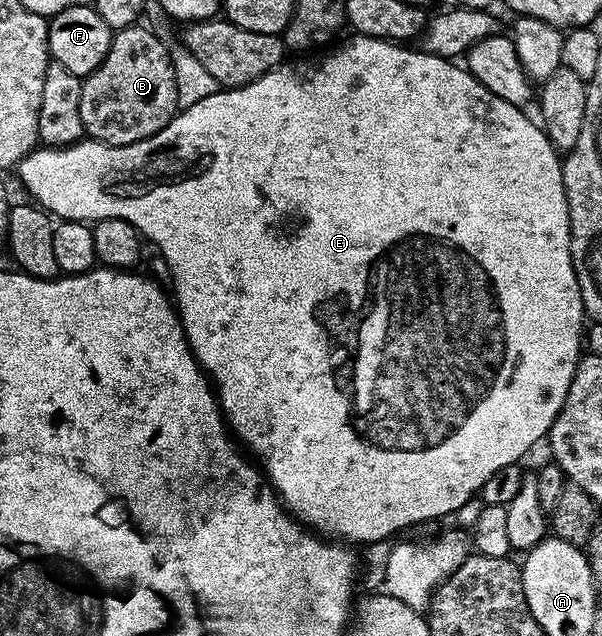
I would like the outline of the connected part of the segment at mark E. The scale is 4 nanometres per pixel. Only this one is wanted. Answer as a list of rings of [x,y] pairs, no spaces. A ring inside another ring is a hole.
[[[355,34],[353,38],[351,43],[342,43],[335,51],[327,50],[327,55],[315,63],[287,62],[242,87],[219,89],[212,97],[204,97],[204,101],[196,101],[196,105],[181,108],[174,120],[164,129],[160,129],[160,133],[144,141],[136,141],[123,147],[110,147],[106,143],[86,137],[69,147],[39,146],[18,162],[16,174],[22,178],[27,193],[31,195],[29,198],[41,204],[51,216],[59,215],[57,218],[62,221],[97,221],[120,217],[132,224],[142,234],[143,240],[150,242],[151,239],[158,246],[158,251],[170,270],[170,279],[174,282],[172,299],[186,331],[190,352],[198,360],[198,366],[212,380],[218,406],[222,409],[226,426],[232,432],[233,438],[257,460],[265,478],[273,487],[274,494],[293,518],[323,537],[359,545],[358,543],[378,543],[405,527],[414,527],[417,523],[426,523],[429,519],[438,519],[441,515],[450,515],[453,511],[460,510],[473,495],[475,498],[481,492],[484,481],[488,481],[488,477],[492,477],[496,469],[504,469],[504,465],[525,460],[525,455],[541,439],[543,442],[549,436],[550,426],[554,424],[564,405],[564,397],[568,397],[576,365],[584,351],[584,312],[570,252],[570,218],[564,193],[562,159],[541,126],[535,120],[533,123],[525,115],[527,112],[523,108],[504,101],[504,97],[496,97],[496,93],[480,85],[480,81],[476,81],[476,77],[457,62],[441,59],[438,55],[430,55],[421,49],[413,51],[410,48],[413,46],[403,45],[398,41],[373,39],[359,34]]]

